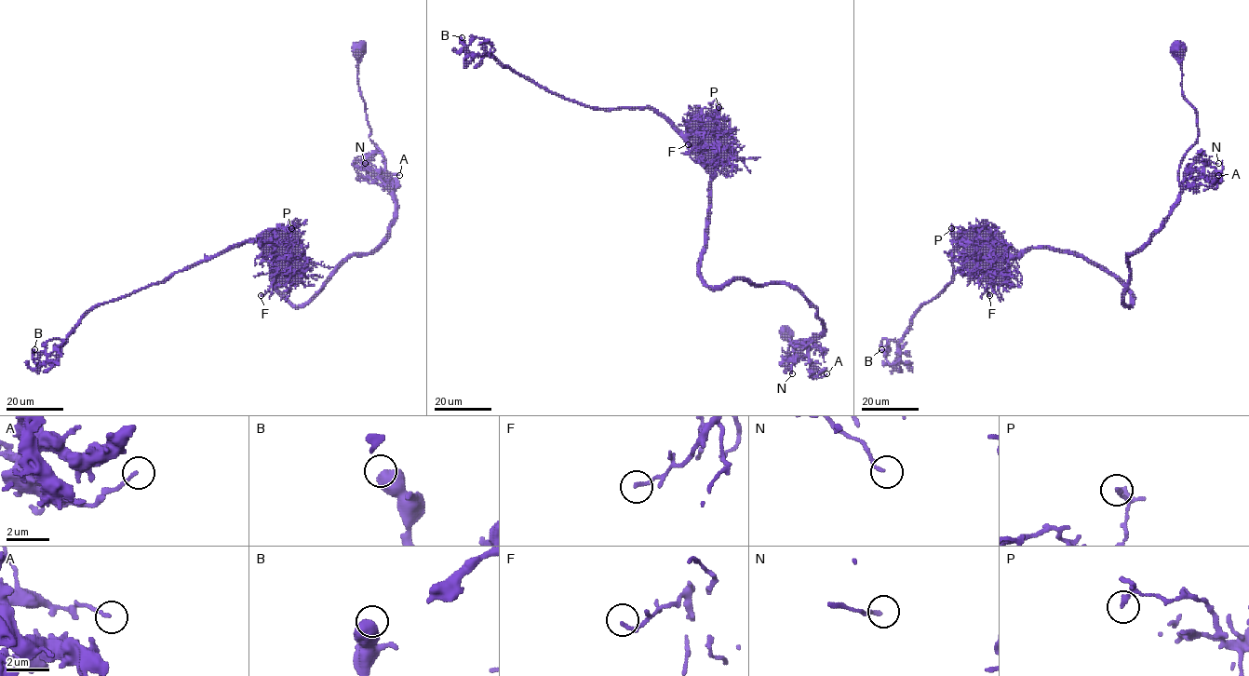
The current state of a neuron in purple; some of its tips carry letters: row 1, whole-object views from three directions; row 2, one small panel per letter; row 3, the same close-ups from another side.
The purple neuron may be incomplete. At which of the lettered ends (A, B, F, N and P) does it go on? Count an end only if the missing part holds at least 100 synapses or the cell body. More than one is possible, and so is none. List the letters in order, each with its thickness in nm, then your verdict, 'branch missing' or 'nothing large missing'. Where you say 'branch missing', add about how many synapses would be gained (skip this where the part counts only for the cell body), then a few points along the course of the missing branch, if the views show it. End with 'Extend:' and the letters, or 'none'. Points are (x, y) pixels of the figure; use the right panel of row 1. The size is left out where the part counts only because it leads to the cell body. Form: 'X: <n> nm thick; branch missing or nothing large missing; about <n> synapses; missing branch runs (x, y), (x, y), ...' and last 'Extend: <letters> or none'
A: 140 nm thick; nothing large missing
B: 700 nm thick; nothing large missing
F: 170 nm thick; nothing large missing
N: 150 nm thick; nothing large missing
P: 130 nm thick; nothing large missing
Extend: none

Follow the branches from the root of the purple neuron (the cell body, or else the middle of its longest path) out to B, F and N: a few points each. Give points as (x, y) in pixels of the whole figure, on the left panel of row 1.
B: (355, 49), (395, 204), (380, 244), (293, 305), (281, 248), (242, 241), (94, 306), (53, 360), (34, 349)
F: (355, 49), (395, 222), (372, 250), (350, 257), (297, 305), (273, 279), (281, 248), (275, 279), (261, 295)
N: (355, 49), (357, 85), (370, 130), (369, 137), (384, 157), (388, 188), (378, 185), (356, 162), (365, 163)

